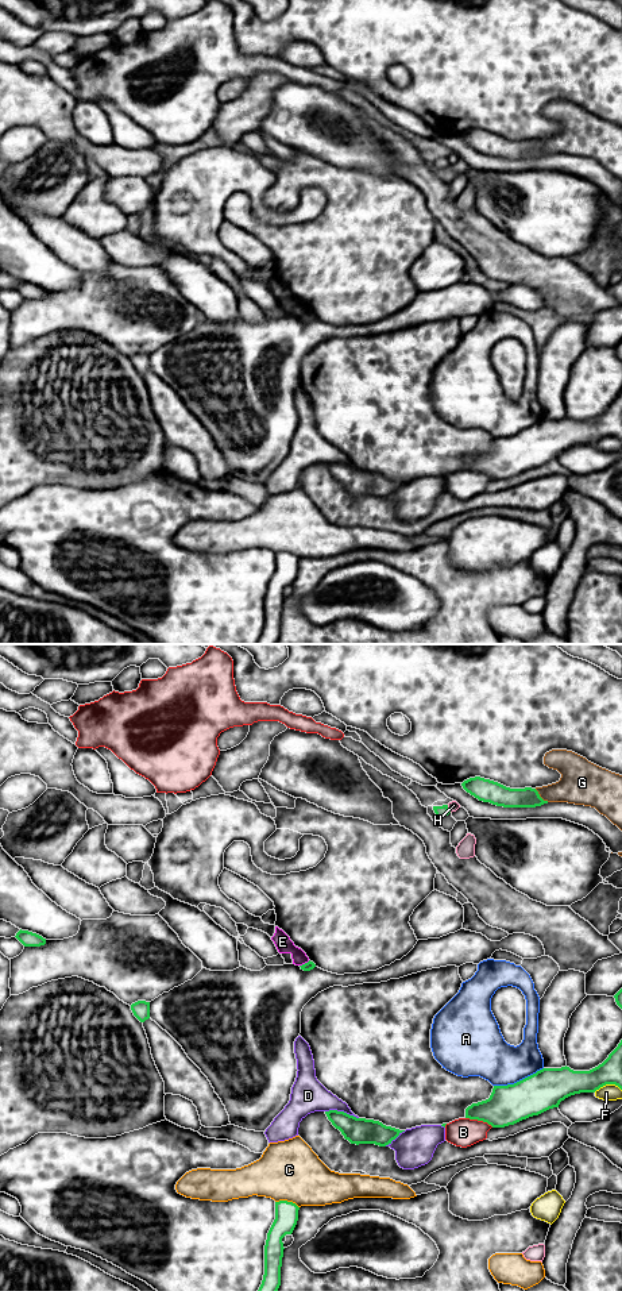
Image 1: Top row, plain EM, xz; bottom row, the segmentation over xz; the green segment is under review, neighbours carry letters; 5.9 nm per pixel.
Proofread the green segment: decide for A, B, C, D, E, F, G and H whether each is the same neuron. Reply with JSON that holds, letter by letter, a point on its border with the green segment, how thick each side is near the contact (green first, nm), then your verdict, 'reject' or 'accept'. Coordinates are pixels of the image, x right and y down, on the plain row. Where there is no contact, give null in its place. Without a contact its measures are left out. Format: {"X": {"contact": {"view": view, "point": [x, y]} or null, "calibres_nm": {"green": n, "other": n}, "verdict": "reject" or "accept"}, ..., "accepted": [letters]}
{"A": {"contact": {"view": "xz", "point": [520, 432]}, "calibres_nm": {"green": 240, "other": 280}, "verdict": "reject"}, "B": {"contact": {"view": "xz", "point": [479, 471]}, "calibres_nm": {"green": 240, "other": 170}, "verdict": "reject"}, "C": {"contact": {"view": "xz", "point": [286, 552]}, "calibres_nm": {"green": 140, "other": 360}, "verdict": "reject"}, "D": {"contact": {"view": "xz", "point": [342, 463]}, "calibres_nm": {"green": 160, "other": 200}, "verdict": "reject"}, "E": {"contact": {"view": "xz", "point": [305, 315]}, "calibres_nm": {"green": 50, "other": 100}, "verdict": "reject"}, "F": {"contact": {"view": "xz", "point": [607, 435]}, "calibres_nm": {"green": 170, "other": 100}, "verdict": "reject"}, "G": {"contact": {"view": "xz", "point": [540, 149]}, "calibres_nm": {"green": 130, "other": 240}, "verdict": "reject"}, "H": {"contact": {"view": "xz", "point": [448, 161]}, "calibres_nm": {"green": 70, "other": 60}, "verdict": "reject"}, "accepted": []}

